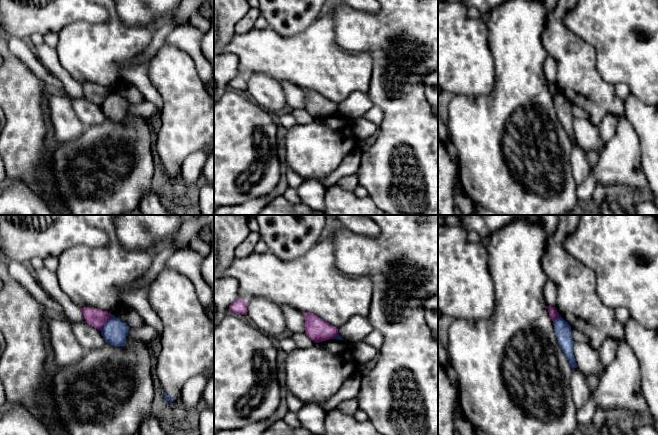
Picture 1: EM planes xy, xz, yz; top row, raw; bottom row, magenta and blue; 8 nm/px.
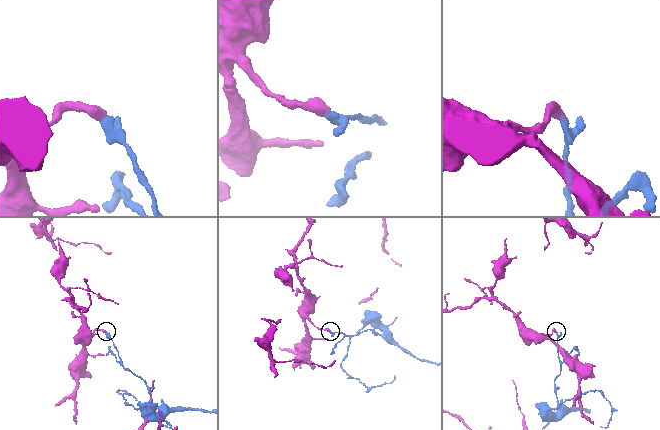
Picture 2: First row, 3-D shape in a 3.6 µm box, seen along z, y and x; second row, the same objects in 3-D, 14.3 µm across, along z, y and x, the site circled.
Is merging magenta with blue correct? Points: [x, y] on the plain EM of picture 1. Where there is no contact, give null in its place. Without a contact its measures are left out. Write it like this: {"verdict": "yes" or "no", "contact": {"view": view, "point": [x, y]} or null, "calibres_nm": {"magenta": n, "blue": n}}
{"verdict": "no", "contact": {"view": "xy", "point": [105, 98]}, "calibres_nm": {"magenta": 150, "blue": 200}}

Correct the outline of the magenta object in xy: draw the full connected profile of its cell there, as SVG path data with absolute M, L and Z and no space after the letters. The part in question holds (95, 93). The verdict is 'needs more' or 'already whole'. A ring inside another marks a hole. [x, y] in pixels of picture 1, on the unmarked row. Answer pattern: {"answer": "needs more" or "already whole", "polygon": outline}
{"answer": "already whole", "polygon": "M81 84L85 98L101 107L105 99L113 92L112 90L98 84Z"}

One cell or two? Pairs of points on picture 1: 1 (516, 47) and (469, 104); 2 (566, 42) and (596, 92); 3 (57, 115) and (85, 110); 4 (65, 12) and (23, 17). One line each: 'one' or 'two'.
1: one
2: one
3: two
4: one

